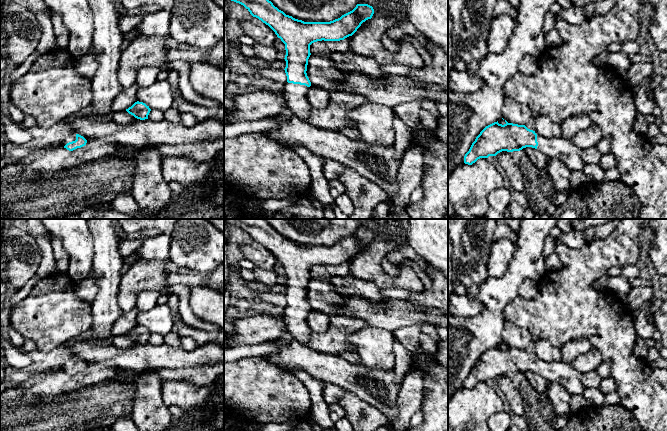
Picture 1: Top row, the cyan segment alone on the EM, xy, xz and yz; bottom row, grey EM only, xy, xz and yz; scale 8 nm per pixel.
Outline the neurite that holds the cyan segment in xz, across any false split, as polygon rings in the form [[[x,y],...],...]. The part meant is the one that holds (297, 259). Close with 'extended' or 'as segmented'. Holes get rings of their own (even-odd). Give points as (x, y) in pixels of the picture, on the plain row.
[[[224,219],[224,222],[243,229],[253,241],[268,249],[285,268],[287,307],[283,317],[292,339],[304,346],[307,346],[311,333],[307,323],[311,306],[306,297],[311,279],[310,269],[322,264],[344,264],[374,238],[372,230],[357,228],[352,235],[333,245],[304,246],[286,239],[264,219]]] | extended

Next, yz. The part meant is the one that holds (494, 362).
[[[498,345],[486,350],[472,367],[469,375],[464,380],[464,387],[472,389],[480,382],[488,382],[489,380],[496,380],[502,375],[513,376],[520,375],[526,371],[539,373],[547,381],[560,383],[570,395],[583,395],[587,388],[581,378],[581,373],[578,372],[569,363],[563,362],[544,362],[535,357],[535,355],[528,353],[525,349],[518,349],[508,347],[499,348]]] | extended

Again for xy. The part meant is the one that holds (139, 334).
[[[137,325],[126,335],[137,343],[145,344],[148,343],[151,333],[145,327]]] | as segmented

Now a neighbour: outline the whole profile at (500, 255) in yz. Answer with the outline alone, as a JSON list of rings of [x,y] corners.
[[[509,239],[496,240],[490,249],[487,271],[489,277],[503,276],[515,251],[515,242]]]

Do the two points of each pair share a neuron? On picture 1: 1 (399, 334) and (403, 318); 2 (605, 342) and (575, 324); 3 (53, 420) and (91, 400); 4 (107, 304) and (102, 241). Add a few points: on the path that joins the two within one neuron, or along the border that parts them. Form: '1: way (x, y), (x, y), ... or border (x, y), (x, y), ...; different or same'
1: border (419, 323), (401, 326), (392, 332); different
2: way (605, 332), (597, 324), (585, 324); same
3: way (62, 416), (70, 415), (82, 409); same
4: way (107, 288), (107, 257); same

